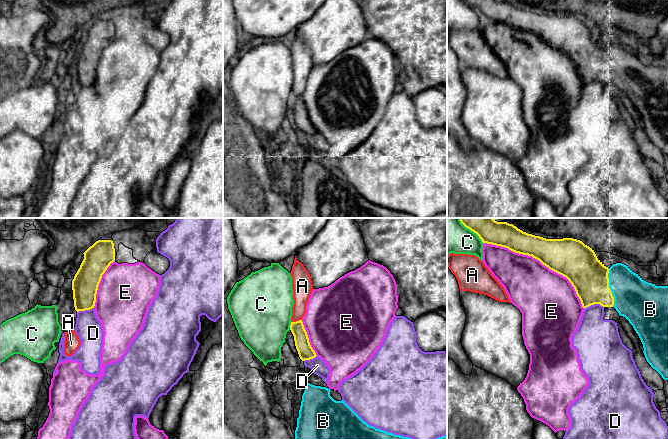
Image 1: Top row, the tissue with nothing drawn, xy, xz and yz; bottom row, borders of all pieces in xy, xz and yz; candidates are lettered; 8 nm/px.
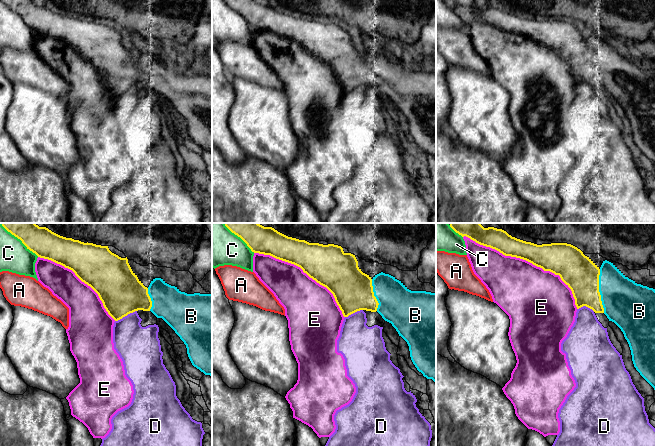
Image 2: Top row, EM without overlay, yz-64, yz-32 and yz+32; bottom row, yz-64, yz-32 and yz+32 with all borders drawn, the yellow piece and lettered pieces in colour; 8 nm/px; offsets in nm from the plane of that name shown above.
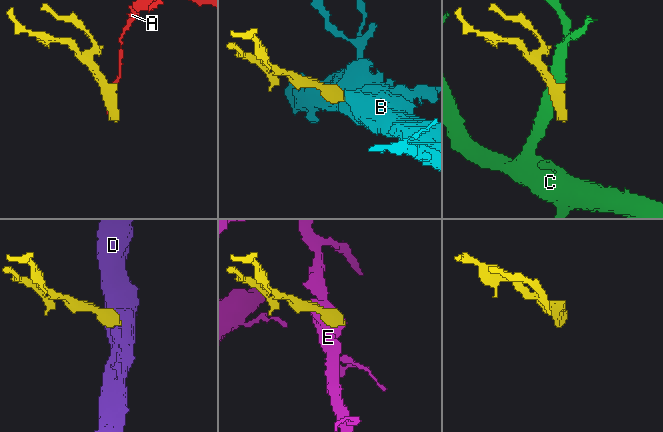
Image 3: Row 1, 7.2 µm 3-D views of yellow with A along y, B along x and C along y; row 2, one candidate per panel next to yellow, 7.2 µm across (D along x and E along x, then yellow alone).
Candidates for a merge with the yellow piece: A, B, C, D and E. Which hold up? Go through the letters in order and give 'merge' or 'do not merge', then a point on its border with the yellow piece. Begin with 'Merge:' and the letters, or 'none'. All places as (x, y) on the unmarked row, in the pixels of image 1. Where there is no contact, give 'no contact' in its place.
Merge: B
A: do not merge; contact xz (296, 97)
B: merge; contact yz (608, 63)
C: do not merge; contact xz (290, 101)
D: do not merge; contact yz (593, 80)
E: do not merge; contact yz (540, 37)

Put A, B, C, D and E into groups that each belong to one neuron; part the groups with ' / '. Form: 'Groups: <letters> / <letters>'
Groups: A / B / C / D / E

